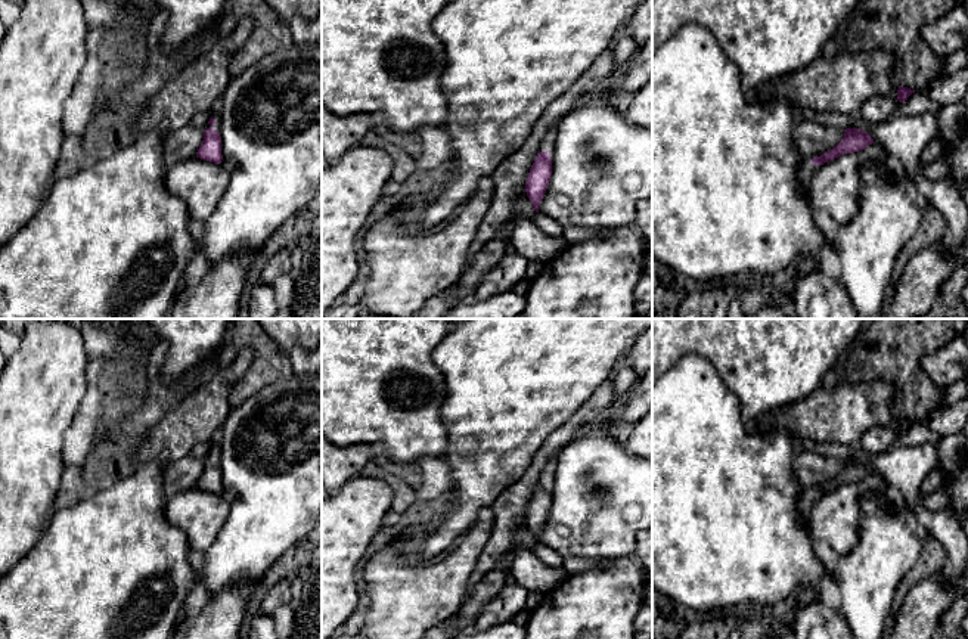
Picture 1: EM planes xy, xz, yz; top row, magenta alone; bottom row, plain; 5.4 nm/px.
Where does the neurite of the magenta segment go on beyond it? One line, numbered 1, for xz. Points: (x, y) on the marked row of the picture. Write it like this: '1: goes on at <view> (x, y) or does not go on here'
1: goes on at xz (549, 140)

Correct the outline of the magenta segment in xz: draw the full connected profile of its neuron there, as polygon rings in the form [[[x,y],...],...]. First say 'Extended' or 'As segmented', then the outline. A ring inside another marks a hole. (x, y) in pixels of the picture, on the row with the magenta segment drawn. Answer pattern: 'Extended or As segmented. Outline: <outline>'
Extended. Outline: [[[556,127],[550,128],[540,142],[539,153],[530,168],[525,182],[525,192],[536,213],[539,213],[539,207],[550,182],[555,145],[556,145]]]

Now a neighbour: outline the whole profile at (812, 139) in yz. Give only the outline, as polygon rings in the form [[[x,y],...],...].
[[[797,120],[794,140],[803,156],[820,156],[837,146],[844,131],[810,120]]]

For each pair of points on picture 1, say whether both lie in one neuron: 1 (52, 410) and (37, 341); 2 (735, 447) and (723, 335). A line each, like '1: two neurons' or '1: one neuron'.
1: one neuron
2: two neurons

